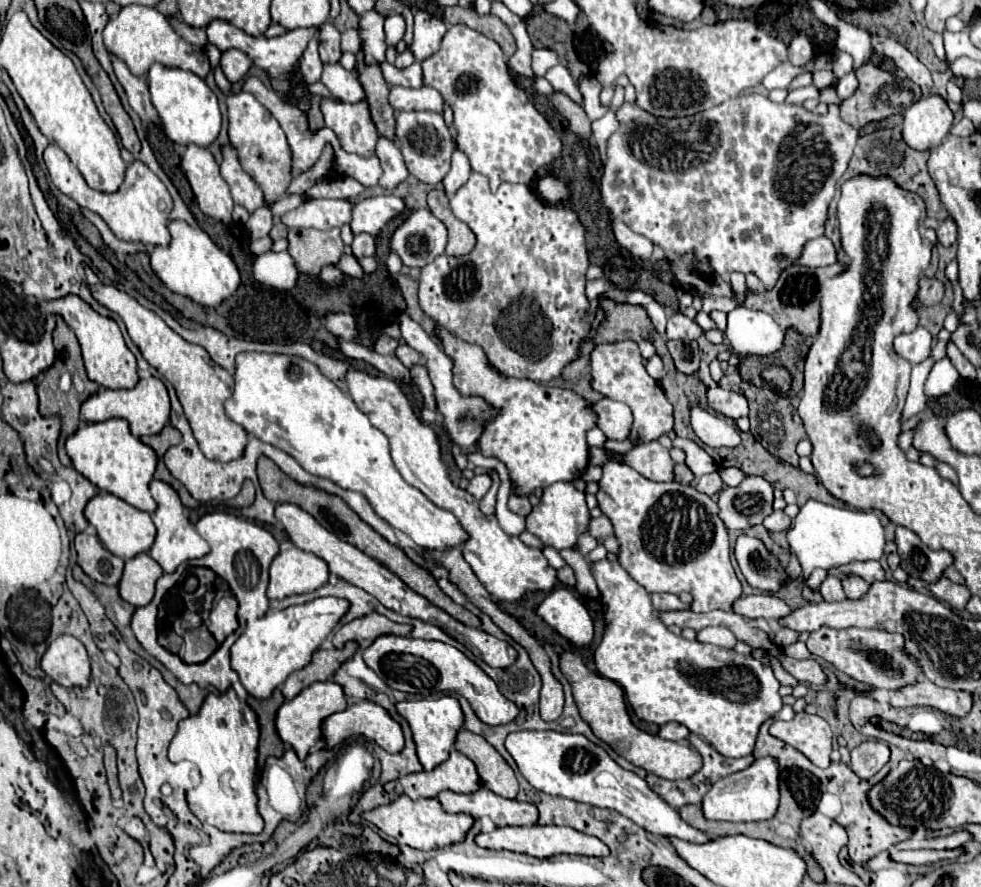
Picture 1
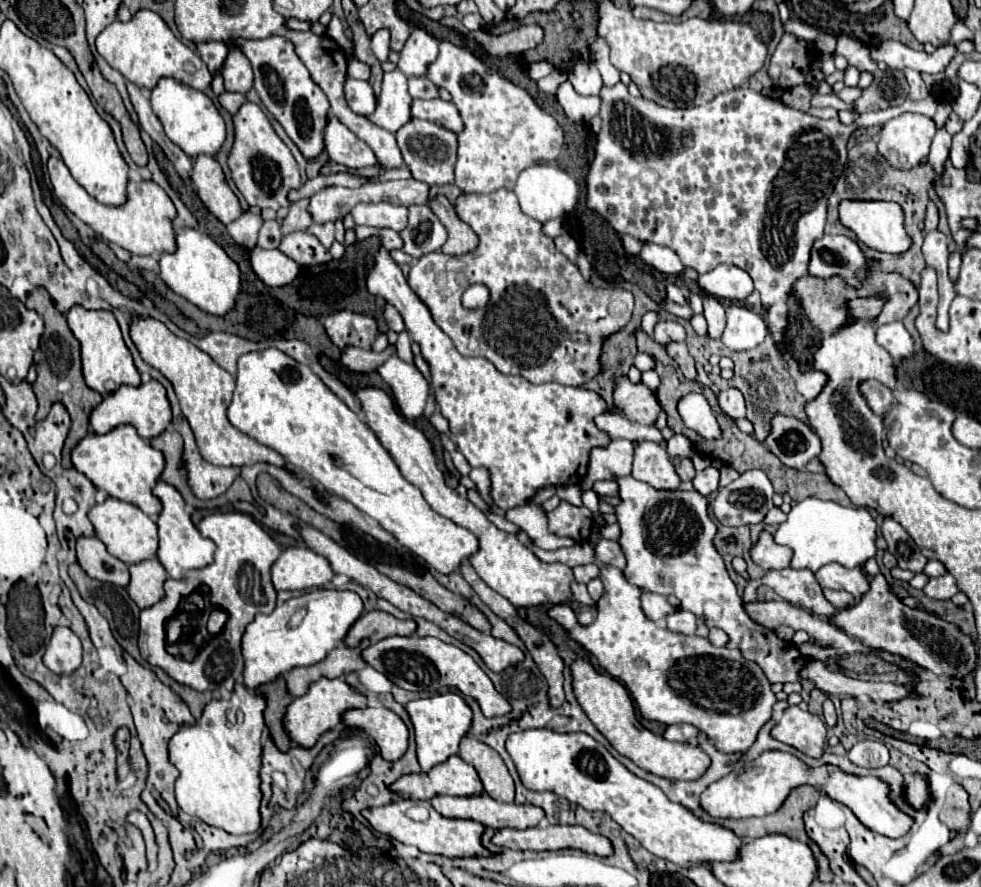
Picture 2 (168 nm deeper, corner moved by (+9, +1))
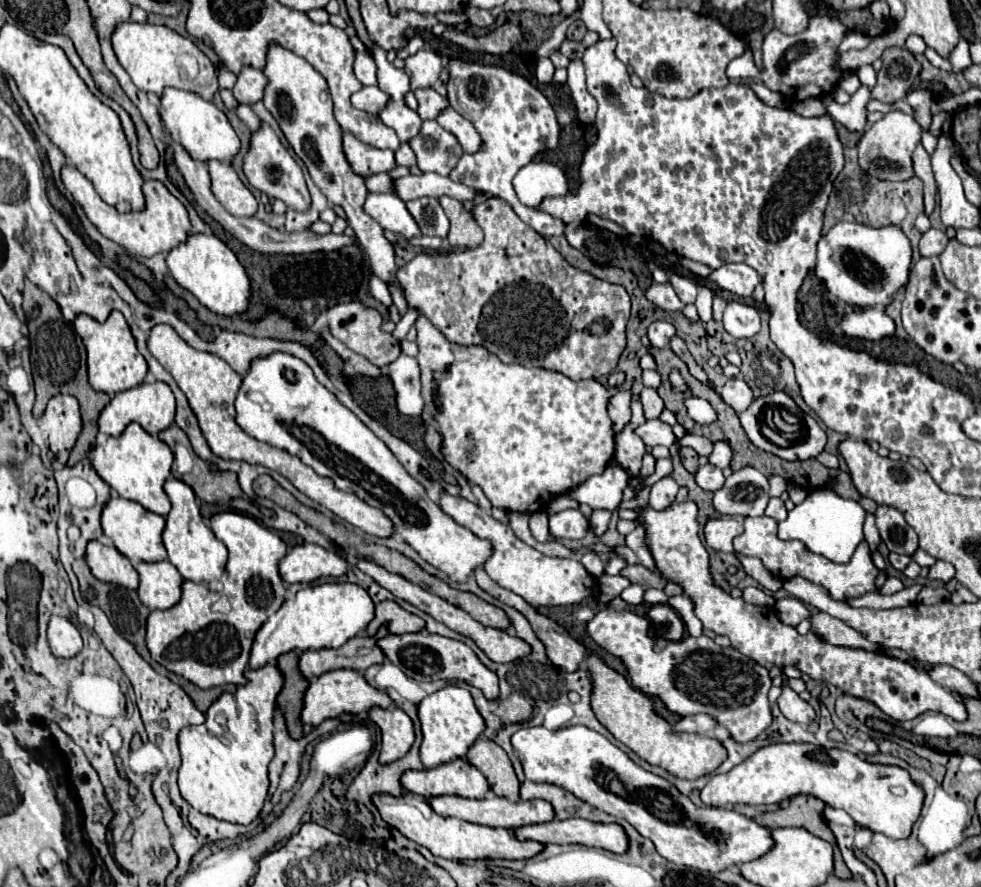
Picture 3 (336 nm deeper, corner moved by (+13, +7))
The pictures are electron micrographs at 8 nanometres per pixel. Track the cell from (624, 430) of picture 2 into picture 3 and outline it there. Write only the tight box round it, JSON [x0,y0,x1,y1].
[634,419,676,447]

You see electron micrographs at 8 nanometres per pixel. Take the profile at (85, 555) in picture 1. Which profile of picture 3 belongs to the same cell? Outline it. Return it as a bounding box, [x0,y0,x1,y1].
[86,539,138,589]

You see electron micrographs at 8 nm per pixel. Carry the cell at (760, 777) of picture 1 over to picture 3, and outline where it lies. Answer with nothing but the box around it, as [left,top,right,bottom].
[700,743,924,839]

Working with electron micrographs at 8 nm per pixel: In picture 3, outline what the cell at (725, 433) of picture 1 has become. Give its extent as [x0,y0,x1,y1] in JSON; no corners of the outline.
[684,395,716,425]

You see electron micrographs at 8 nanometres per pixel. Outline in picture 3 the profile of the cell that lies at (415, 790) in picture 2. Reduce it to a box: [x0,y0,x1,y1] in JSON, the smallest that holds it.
[400,759,490,799]

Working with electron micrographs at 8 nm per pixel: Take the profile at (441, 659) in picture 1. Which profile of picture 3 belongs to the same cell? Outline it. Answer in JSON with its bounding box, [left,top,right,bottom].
[378,631,498,701]

